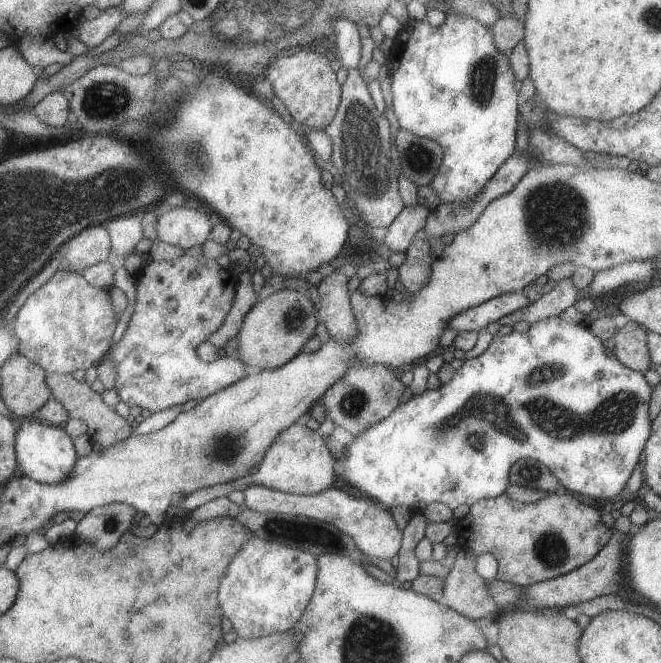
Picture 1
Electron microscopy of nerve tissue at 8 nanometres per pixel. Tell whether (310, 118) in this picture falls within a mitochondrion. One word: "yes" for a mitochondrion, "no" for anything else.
no

